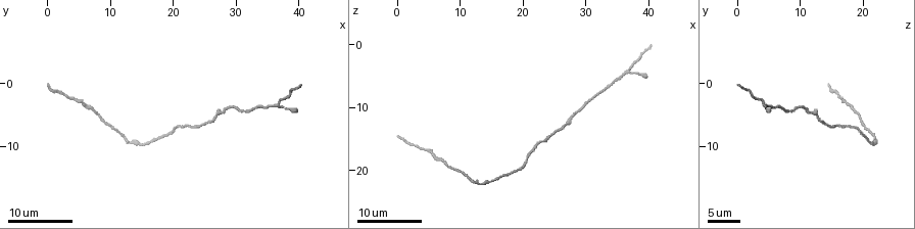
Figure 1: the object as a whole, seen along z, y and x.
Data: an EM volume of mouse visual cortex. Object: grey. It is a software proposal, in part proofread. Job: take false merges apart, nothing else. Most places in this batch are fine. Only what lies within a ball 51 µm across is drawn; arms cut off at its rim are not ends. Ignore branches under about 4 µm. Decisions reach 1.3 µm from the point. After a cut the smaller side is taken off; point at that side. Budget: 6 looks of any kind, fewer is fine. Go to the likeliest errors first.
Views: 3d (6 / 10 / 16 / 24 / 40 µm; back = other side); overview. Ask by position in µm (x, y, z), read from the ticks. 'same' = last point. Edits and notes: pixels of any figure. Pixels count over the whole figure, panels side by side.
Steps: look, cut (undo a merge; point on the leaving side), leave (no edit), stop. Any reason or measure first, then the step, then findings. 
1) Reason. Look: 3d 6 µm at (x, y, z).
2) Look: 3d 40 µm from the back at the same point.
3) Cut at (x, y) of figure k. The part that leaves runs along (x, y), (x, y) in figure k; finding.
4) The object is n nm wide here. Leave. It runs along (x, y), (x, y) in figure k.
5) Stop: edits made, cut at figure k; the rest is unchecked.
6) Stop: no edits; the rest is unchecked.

A narrow waist. Look: 3d 16 µm at (13.5, 9.5, 22.5).

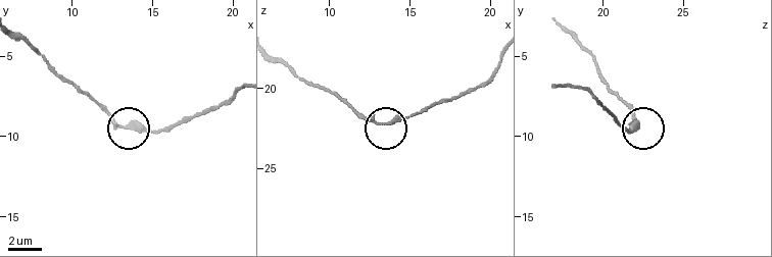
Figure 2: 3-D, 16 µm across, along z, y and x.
Look: 3d 10 µm at (13.3, 9.3, 22.3).

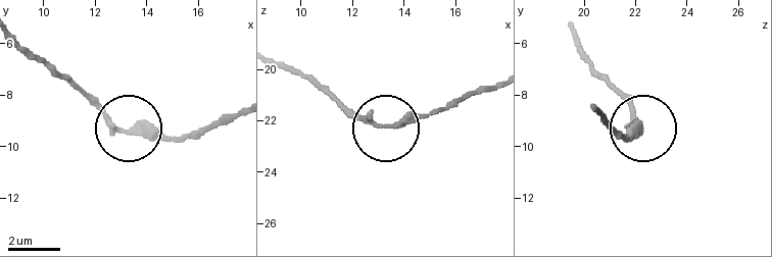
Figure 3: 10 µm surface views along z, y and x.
The object is 240 nm wide here. Leave. It runs along (494, 85), (389, 124), (363, 119), (332, 93) in figure 3; one neuron here.

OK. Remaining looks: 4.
Thick turns thin. Look: 3d 24 µm at (4.0, 3.0, 17.0).

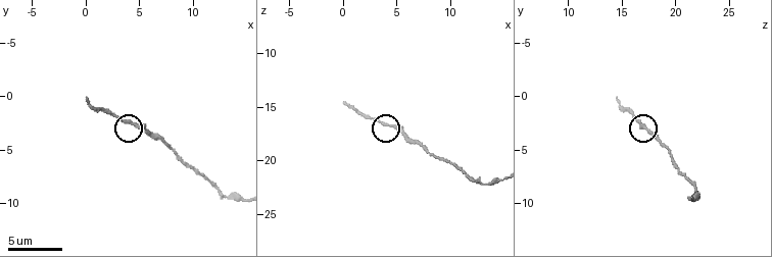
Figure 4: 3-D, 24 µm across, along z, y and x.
Look: 3d 10 µm at (4.6, 2.6, 16.6).

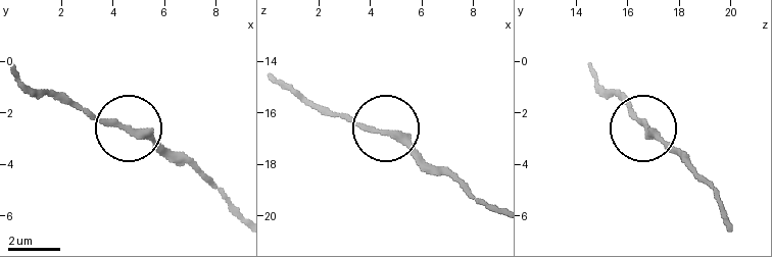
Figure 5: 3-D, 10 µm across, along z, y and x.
The object is 250 nm wide here. Leave. Continuous, no second neuron.

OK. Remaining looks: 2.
Stop: no edits; the rest is unchecked.

